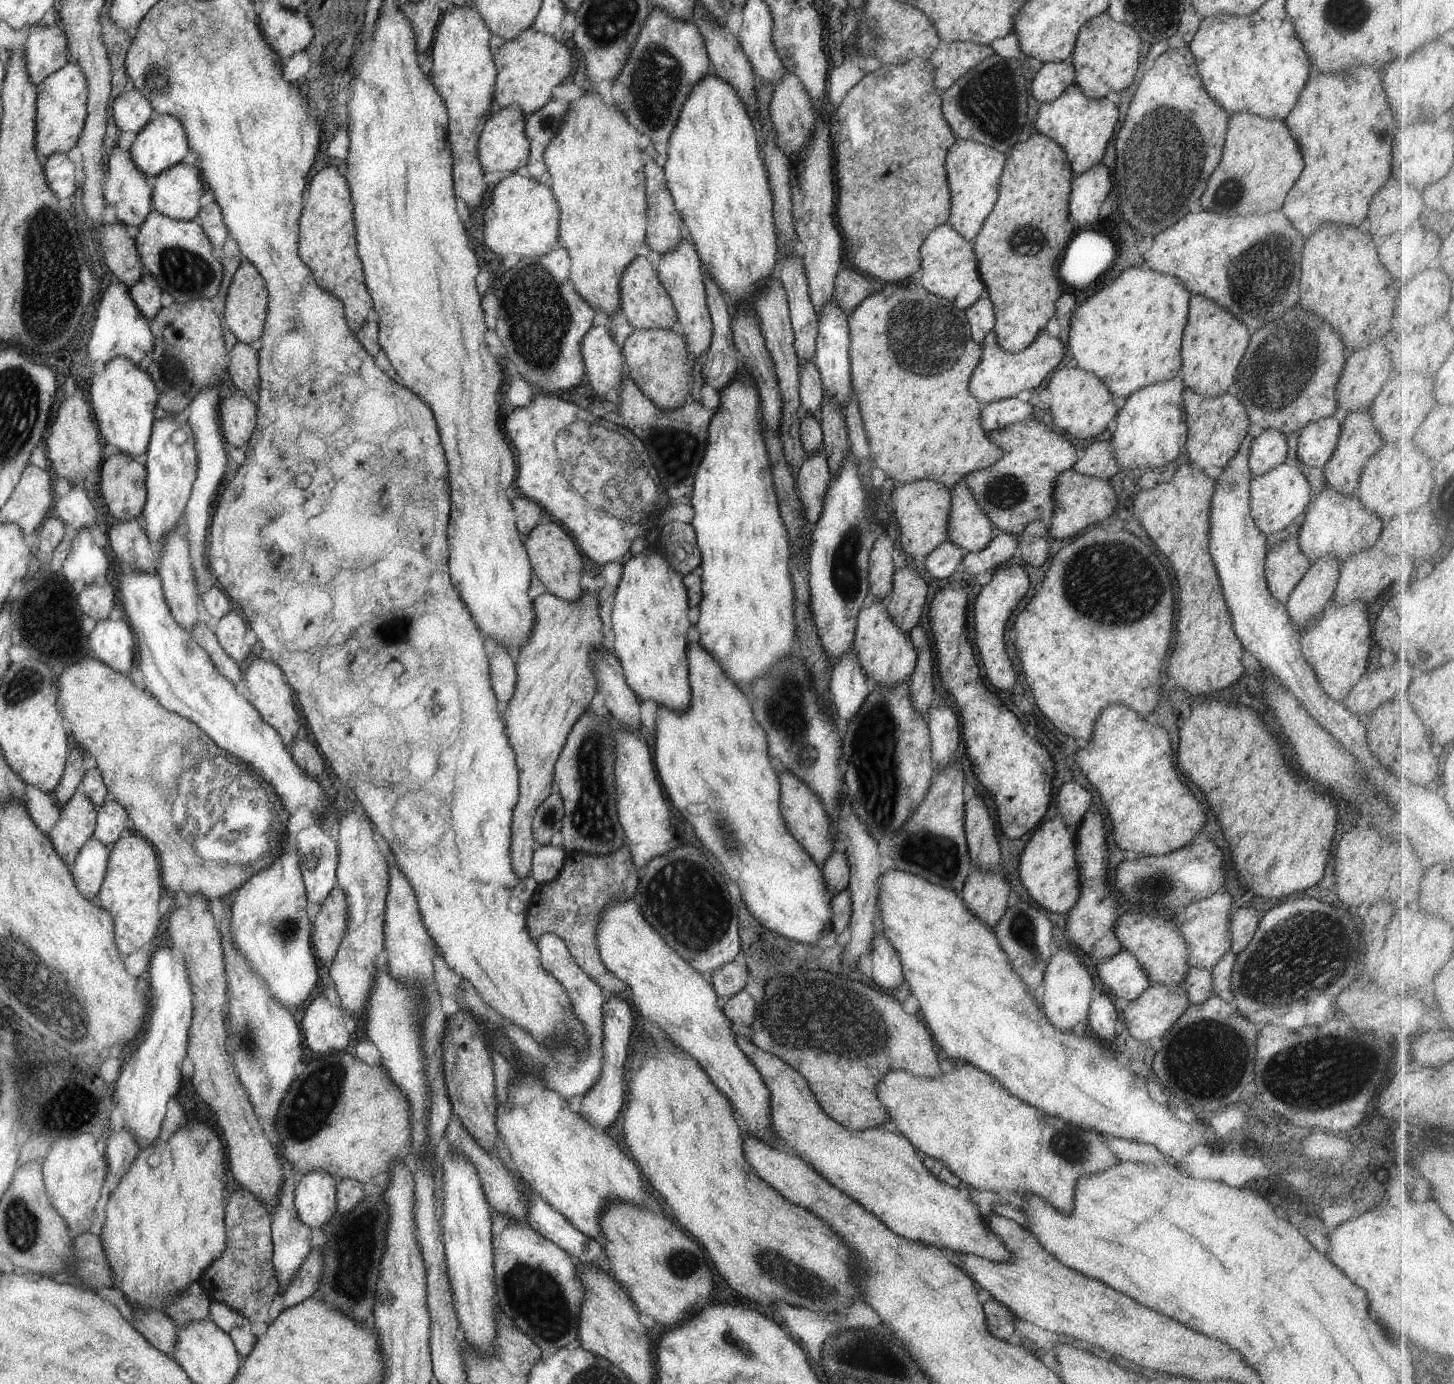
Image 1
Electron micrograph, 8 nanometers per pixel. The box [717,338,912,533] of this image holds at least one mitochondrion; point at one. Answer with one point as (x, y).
(805, 352)

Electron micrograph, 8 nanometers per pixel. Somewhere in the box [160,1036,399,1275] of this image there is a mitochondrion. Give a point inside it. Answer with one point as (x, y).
(312, 1106)

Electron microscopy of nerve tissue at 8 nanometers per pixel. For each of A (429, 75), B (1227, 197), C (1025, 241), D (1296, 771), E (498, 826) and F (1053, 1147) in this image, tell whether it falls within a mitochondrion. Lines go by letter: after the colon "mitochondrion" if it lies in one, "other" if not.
A: other
B: mitochondrion
C: mitochondrion
D: other
E: other
F: mitochondrion

